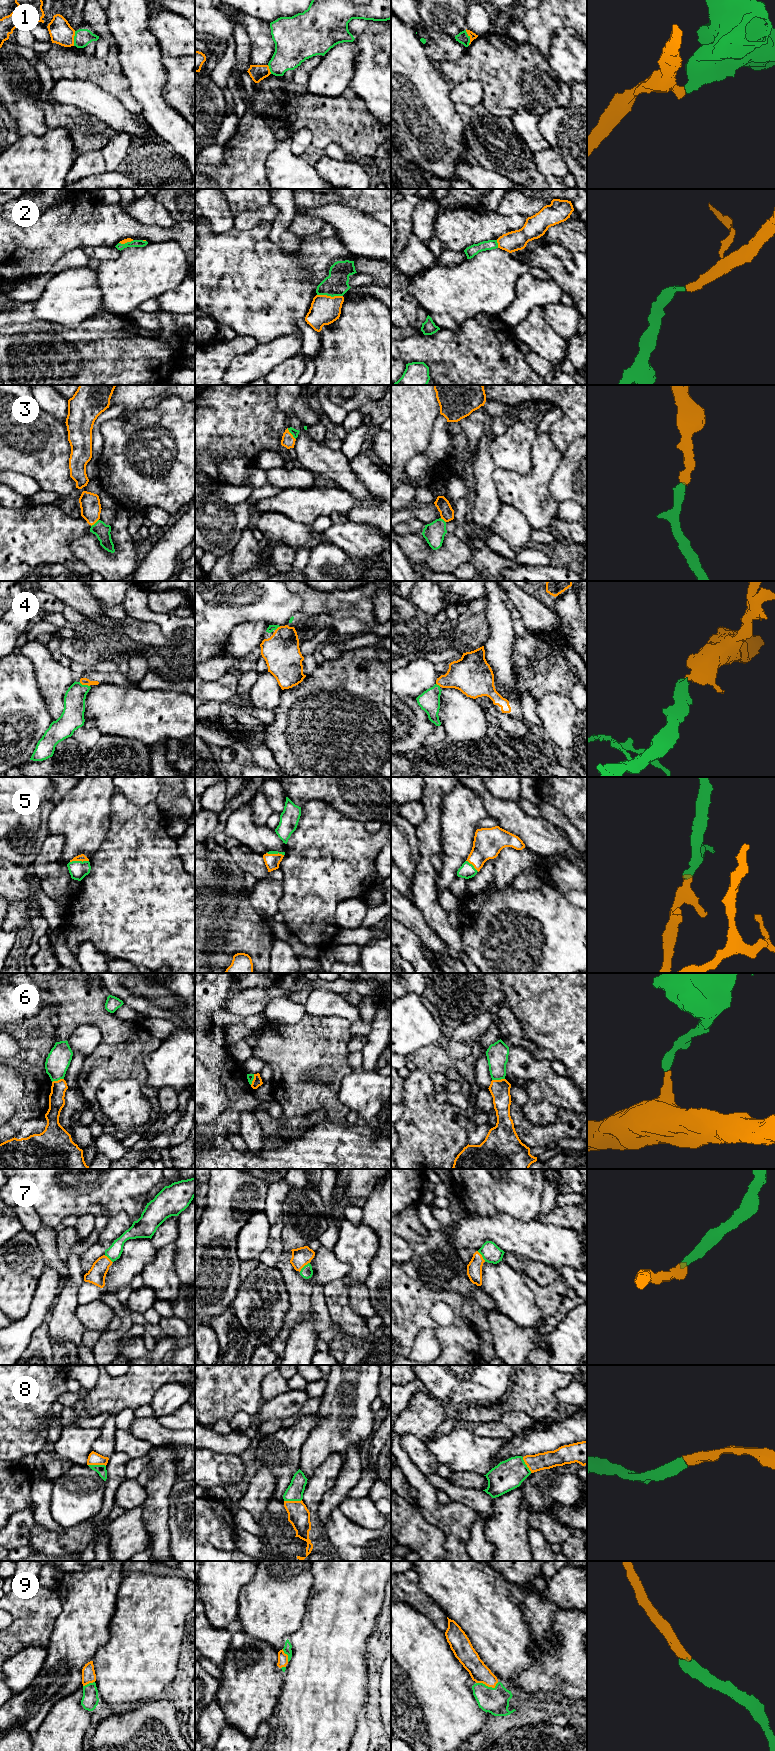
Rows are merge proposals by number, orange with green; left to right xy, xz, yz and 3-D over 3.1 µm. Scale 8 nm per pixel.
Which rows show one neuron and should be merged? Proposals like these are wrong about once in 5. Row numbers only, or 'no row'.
2, 3, 4, 5, 7, 8, 9

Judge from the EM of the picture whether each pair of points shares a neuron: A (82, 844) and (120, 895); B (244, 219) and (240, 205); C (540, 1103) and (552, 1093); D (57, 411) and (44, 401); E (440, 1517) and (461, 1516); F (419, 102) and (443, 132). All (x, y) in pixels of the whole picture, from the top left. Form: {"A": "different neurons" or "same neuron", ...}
{"A": "different neurons", "B": "different neurons", "C": "different neurons", "D": "same neuron", "E": "same neuron", "F": "same neuron"}

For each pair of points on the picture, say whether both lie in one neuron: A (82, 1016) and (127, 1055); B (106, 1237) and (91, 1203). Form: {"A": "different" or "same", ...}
{"A": "same", "B": "different"}

